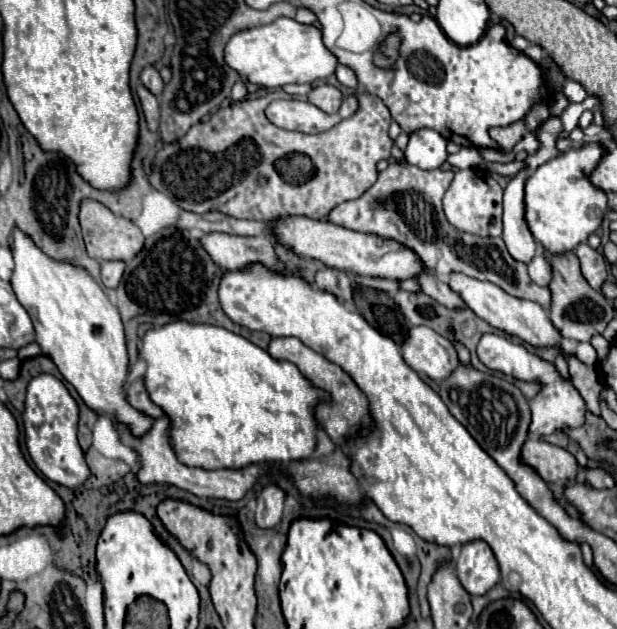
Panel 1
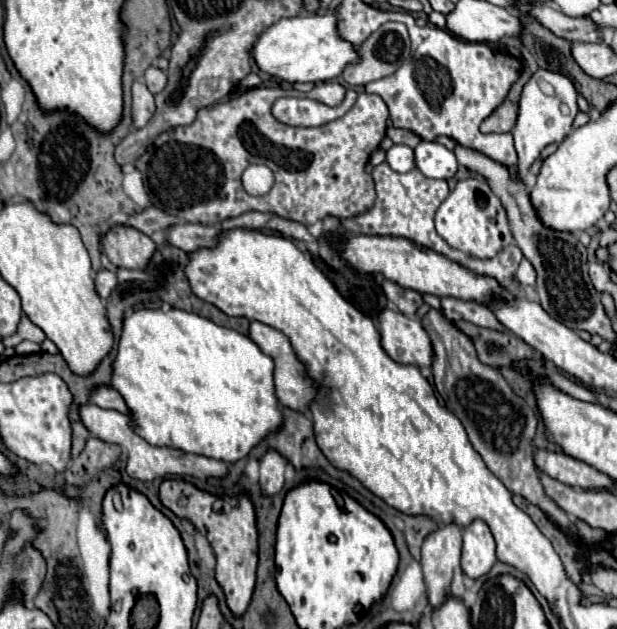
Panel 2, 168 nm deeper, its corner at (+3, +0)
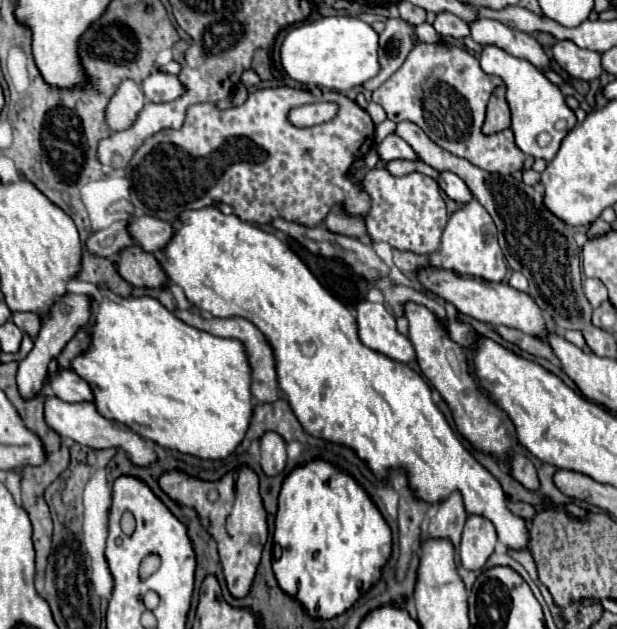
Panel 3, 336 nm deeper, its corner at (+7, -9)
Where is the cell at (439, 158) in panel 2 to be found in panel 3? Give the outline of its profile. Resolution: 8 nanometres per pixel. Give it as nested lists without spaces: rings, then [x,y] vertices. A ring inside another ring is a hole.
[[[439,172],[439,176],[437,176],[437,184],[439,184],[439,188],[451,198],[451,200],[455,200],[455,202],[469,202],[471,200],[471,192],[469,192],[469,188],[465,186],[465,182],[457,176],[457,174],[453,174],[453,172]]]

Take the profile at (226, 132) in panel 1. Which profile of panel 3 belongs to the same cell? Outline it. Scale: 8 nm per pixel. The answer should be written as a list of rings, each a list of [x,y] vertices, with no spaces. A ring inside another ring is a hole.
[[[283,86],[283,88],[267,88],[267,90],[251,92],[249,98],[241,106],[233,106],[233,108],[227,108],[227,110],[217,110],[213,104],[195,104],[187,110],[187,118],[185,118],[185,124],[181,126],[181,130],[161,130],[161,132],[157,132],[149,140],[145,140],[145,144],[131,158],[131,166],[127,166],[127,178],[131,182],[131,202],[135,206],[135,216],[153,216],[153,218],[161,218],[165,222],[177,222],[181,212],[201,210],[205,206],[215,206],[225,214],[235,214],[237,218],[241,218],[243,222],[249,222],[249,224],[269,224],[269,220],[273,220],[273,218],[285,218],[289,222],[297,222],[297,224],[303,224],[303,226],[319,226],[323,222],[323,218],[333,210],[333,204],[341,206],[347,216],[365,218],[367,212],[369,212],[369,206],[371,206],[371,198],[363,190],[363,186],[349,174],[349,170],[351,170],[353,162],[359,156],[365,156],[371,150],[373,144],[375,144],[375,124],[373,124],[371,116],[361,106],[357,106],[353,100],[341,96],[339,92],[325,92],[321,98],[315,98],[307,90],[295,90],[295,88]],[[317,100],[337,102],[341,112],[333,120],[329,120],[325,124],[319,124],[319,126],[311,126],[311,128],[295,128],[287,122],[287,112],[297,102],[317,102]]]

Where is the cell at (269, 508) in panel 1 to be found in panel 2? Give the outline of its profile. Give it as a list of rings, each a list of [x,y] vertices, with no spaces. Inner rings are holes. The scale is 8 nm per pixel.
[[[267,451],[261,457],[261,477],[259,485],[265,495],[275,495],[283,487],[283,473],[285,473],[285,457],[277,451]]]

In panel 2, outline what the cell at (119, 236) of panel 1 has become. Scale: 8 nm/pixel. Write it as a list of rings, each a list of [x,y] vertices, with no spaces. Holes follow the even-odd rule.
[[[113,225],[109,233],[103,235],[101,243],[103,253],[113,265],[135,271],[145,269],[157,251],[157,245],[149,235],[125,225]]]

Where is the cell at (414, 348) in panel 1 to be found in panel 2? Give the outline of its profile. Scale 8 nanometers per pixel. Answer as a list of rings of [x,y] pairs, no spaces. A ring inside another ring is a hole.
[[[383,309],[377,317],[381,347],[399,363],[431,367],[433,347],[429,335],[417,319],[405,317],[395,309]]]

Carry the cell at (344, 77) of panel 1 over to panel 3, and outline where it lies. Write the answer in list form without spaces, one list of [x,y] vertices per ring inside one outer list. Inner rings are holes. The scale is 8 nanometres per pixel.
[[[389,18],[385,30],[379,34],[379,62],[381,70],[375,78],[363,84],[365,90],[377,90],[383,82],[387,82],[405,62],[409,48],[411,48],[413,26],[403,22],[401,18]]]

